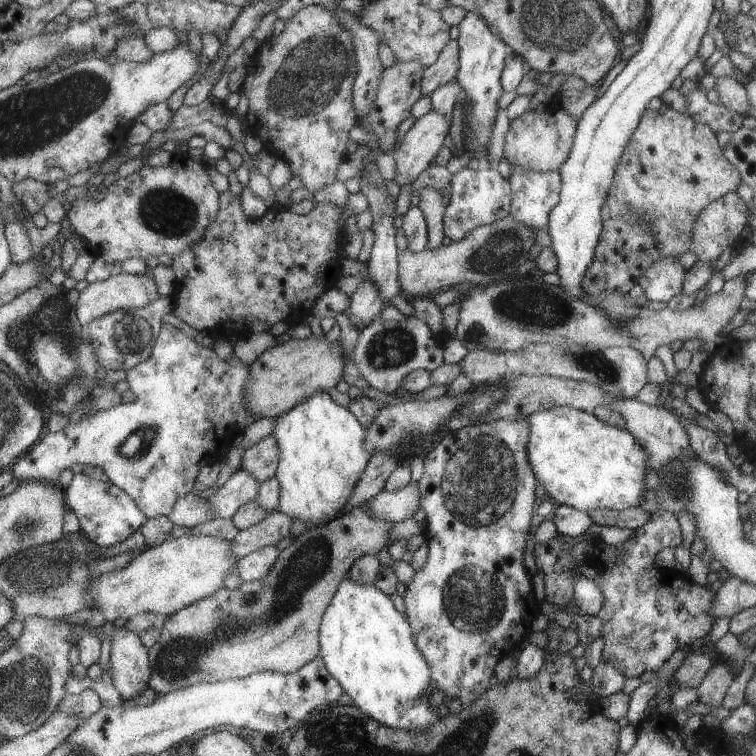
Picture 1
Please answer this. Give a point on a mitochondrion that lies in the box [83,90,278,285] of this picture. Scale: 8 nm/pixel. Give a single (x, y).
(165, 211)

